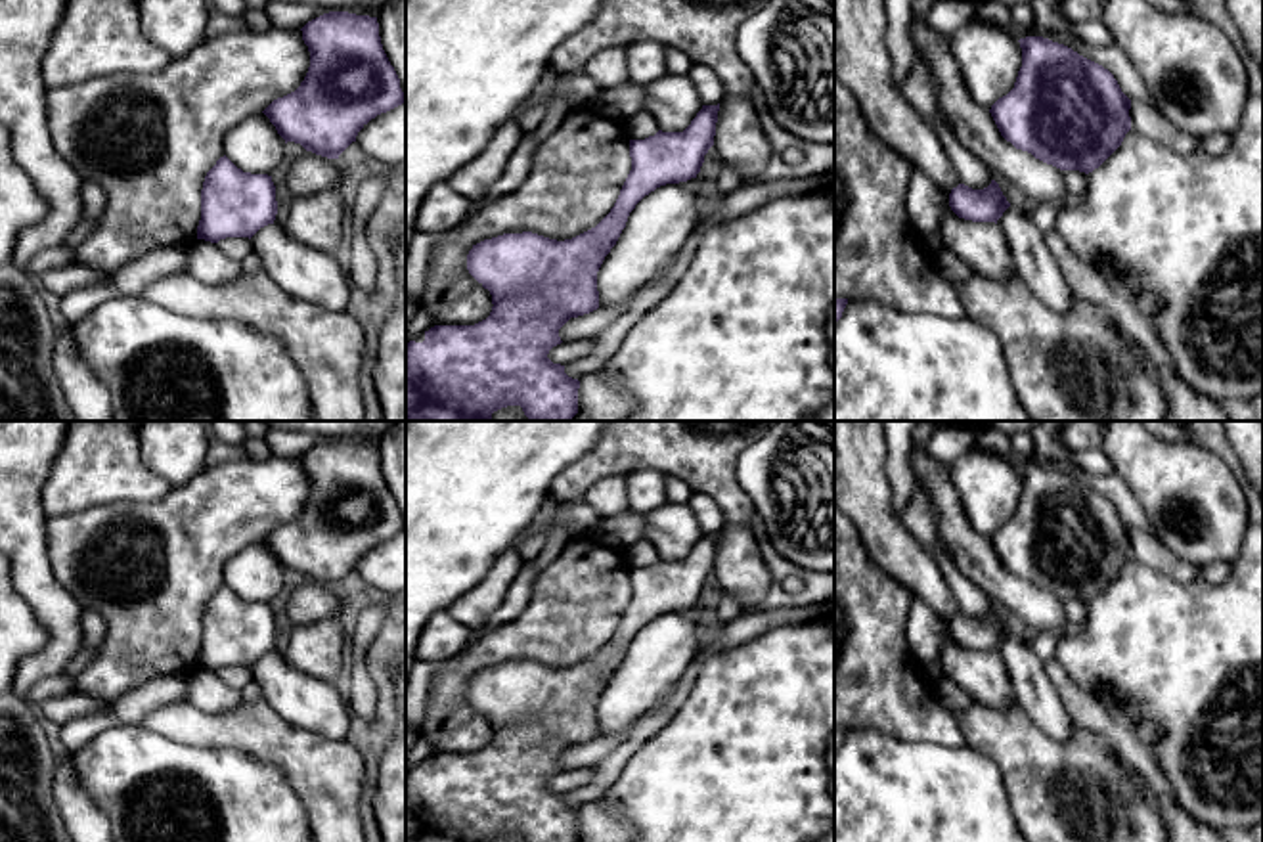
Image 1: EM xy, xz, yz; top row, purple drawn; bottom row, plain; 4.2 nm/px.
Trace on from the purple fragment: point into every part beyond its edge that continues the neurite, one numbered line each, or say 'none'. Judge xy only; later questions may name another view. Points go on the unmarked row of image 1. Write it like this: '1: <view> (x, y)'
none

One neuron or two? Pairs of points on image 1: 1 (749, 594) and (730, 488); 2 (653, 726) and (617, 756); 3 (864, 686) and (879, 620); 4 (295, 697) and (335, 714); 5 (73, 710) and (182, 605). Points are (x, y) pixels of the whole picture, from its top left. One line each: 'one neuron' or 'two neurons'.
1: two neurons
2: one neuron
3: one neuron
4: one neuron
5: two neurons

